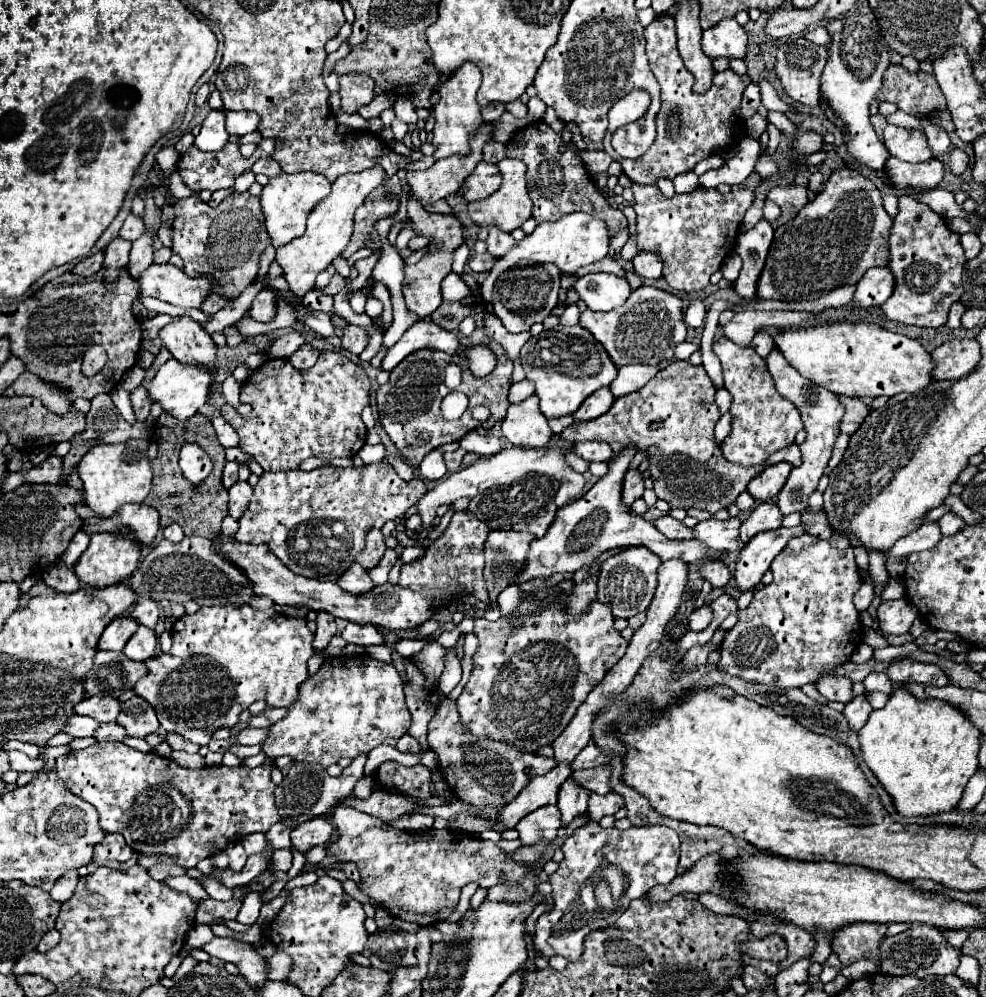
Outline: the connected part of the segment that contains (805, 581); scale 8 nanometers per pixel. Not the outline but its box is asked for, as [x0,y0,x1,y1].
[718,534,862,688]

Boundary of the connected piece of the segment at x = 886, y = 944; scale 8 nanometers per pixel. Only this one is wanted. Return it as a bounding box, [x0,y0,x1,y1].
[878,924,960,976]

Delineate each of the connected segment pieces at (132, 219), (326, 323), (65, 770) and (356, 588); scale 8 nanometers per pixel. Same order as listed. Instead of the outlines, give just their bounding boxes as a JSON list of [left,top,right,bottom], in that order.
[[120,212,144,242],[296,312,336,338],[54,742,280,868],[338,564,374,594]]

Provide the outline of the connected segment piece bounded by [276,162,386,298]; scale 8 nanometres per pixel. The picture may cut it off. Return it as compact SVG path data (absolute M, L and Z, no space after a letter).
M374 162L370 170L338 176L332 182L332 192L310 212L306 232L300 238L294 238L294 242L276 248L276 262L282 266L284 278L288 280L288 286L296 298L302 298L308 290L312 290L316 274L326 270L326 266L348 246L354 228L354 212L358 206L362 206L372 190L382 186L384 178L386 172L378 162Z

